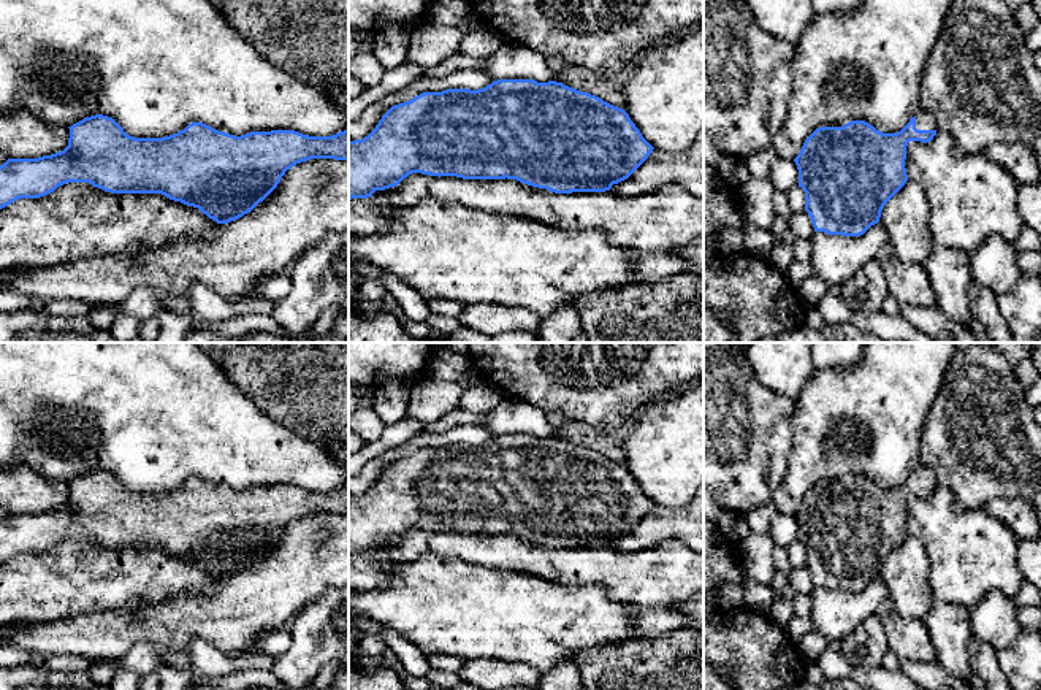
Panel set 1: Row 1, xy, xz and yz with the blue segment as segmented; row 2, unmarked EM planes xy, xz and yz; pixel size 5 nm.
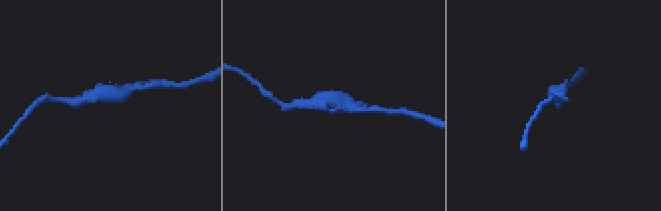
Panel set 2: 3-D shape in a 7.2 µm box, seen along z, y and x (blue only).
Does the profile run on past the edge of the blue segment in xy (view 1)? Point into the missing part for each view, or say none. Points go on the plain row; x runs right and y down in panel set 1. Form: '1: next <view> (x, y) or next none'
1: next none

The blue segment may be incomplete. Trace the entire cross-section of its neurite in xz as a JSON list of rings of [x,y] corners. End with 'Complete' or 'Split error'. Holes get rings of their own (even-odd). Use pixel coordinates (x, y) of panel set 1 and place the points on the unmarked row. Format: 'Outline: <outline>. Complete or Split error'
Outline: [[[498,435],[483,444],[423,447],[391,462],[363,495],[349,496],[349,555],[372,552],[412,528],[517,535],[555,549],[605,547],[653,508],[629,470],[562,438]]]. Complete

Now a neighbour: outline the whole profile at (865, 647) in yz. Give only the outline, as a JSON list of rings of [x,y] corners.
[[[875,614],[841,639],[838,652],[851,666],[867,671],[881,666],[887,649],[886,633]]]

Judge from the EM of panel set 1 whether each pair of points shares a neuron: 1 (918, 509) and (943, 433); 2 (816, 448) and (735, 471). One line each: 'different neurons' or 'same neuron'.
1: different neurons
2: different neurons

